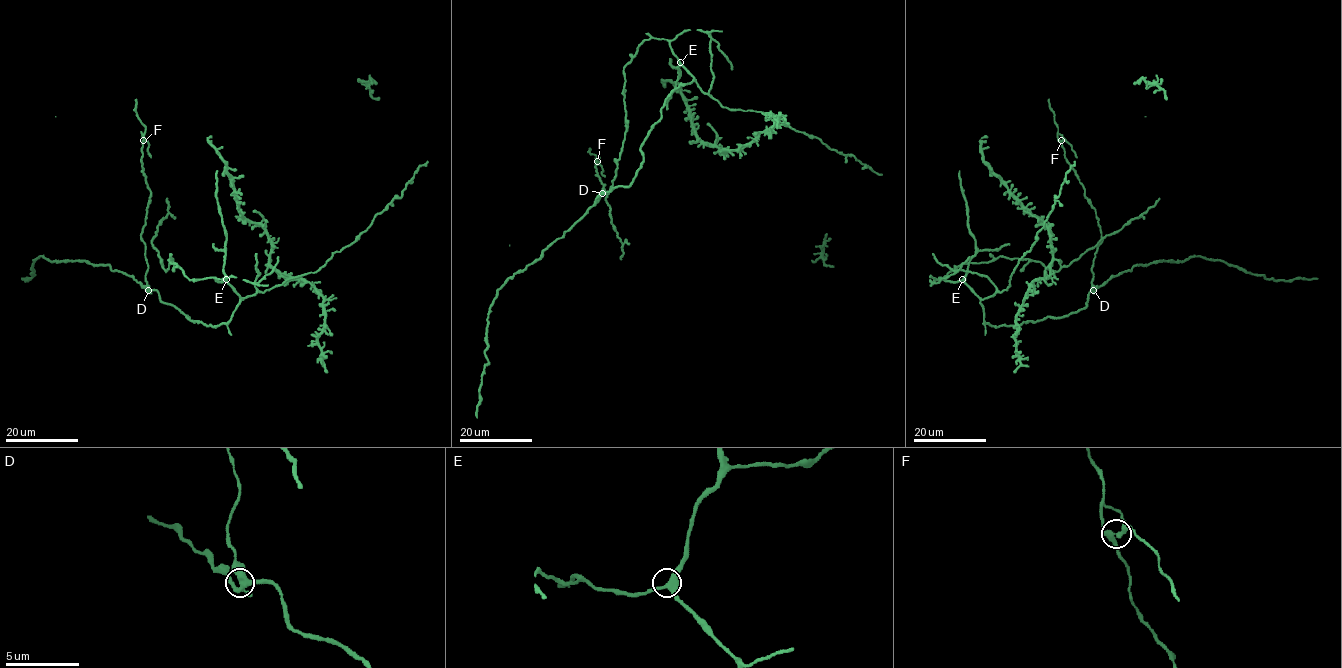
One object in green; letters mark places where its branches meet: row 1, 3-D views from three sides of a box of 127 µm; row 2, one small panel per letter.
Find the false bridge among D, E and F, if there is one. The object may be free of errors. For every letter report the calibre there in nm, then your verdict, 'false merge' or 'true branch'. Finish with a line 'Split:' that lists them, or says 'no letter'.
D: 400 nm thick; true branch
E: 360 nm thick; true branch
F: 340 nm thick; false merge
Split: F

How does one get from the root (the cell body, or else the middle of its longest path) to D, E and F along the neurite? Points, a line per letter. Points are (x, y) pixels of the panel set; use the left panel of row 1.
D: (224, 323), (212, 326), (194, 322), (174, 305), (163, 303), (155, 290), (148, 290)
E: (224, 323), (230, 319), (240, 298), (226, 279)
F: (224, 323), (194, 322), (163, 303), (147, 284), (141, 233), (151, 191), (142, 166), (144, 140)

